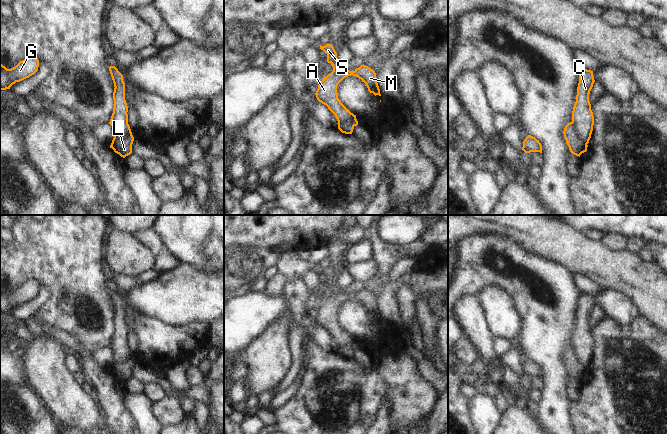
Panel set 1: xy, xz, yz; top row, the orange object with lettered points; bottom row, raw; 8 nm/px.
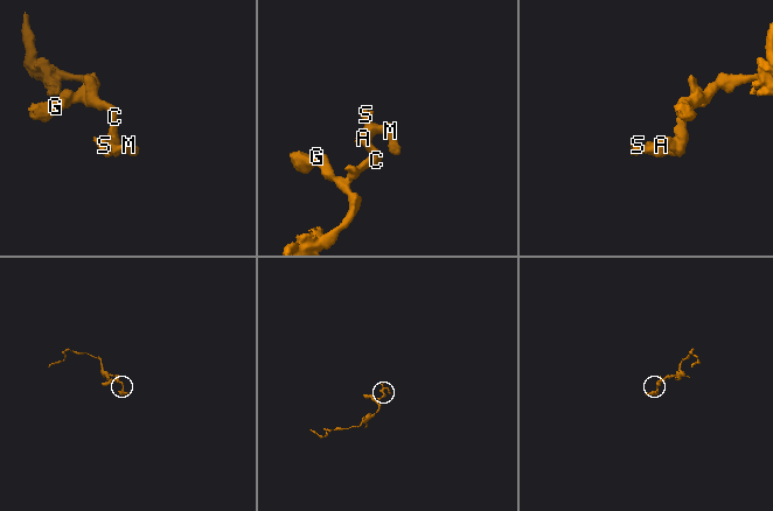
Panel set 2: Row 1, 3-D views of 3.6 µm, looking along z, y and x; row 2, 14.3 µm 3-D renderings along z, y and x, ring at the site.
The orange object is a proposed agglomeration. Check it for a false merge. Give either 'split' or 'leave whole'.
split

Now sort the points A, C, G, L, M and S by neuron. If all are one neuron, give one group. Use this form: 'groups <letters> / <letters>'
groups A L M S / C G

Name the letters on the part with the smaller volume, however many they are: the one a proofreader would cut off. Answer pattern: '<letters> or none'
A, L, M, S

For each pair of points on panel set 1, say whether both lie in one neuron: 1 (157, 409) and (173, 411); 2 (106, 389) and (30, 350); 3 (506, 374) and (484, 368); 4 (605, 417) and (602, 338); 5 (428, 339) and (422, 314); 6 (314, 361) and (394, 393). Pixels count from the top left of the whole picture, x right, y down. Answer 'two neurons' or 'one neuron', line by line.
1: one neuron
2: two neurons
3: two neurons
4: one neuron
5: one neuron
6: two neurons

